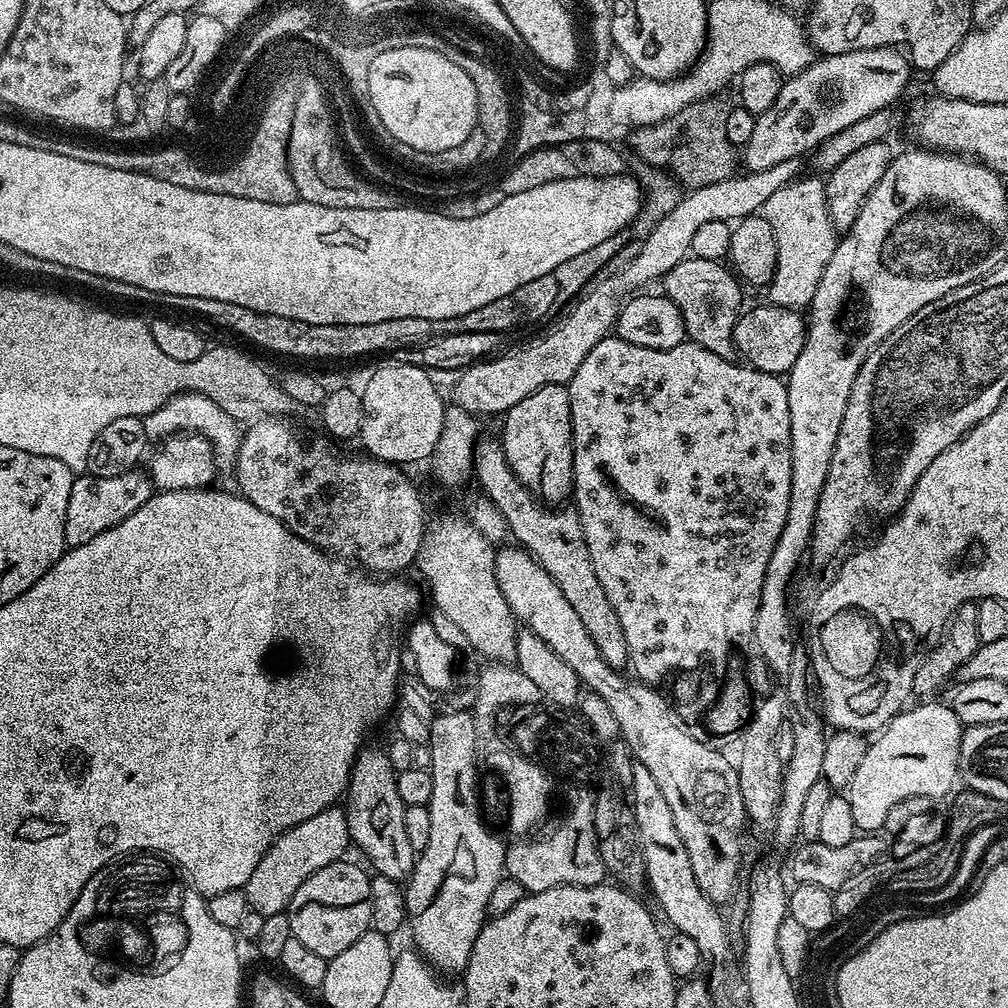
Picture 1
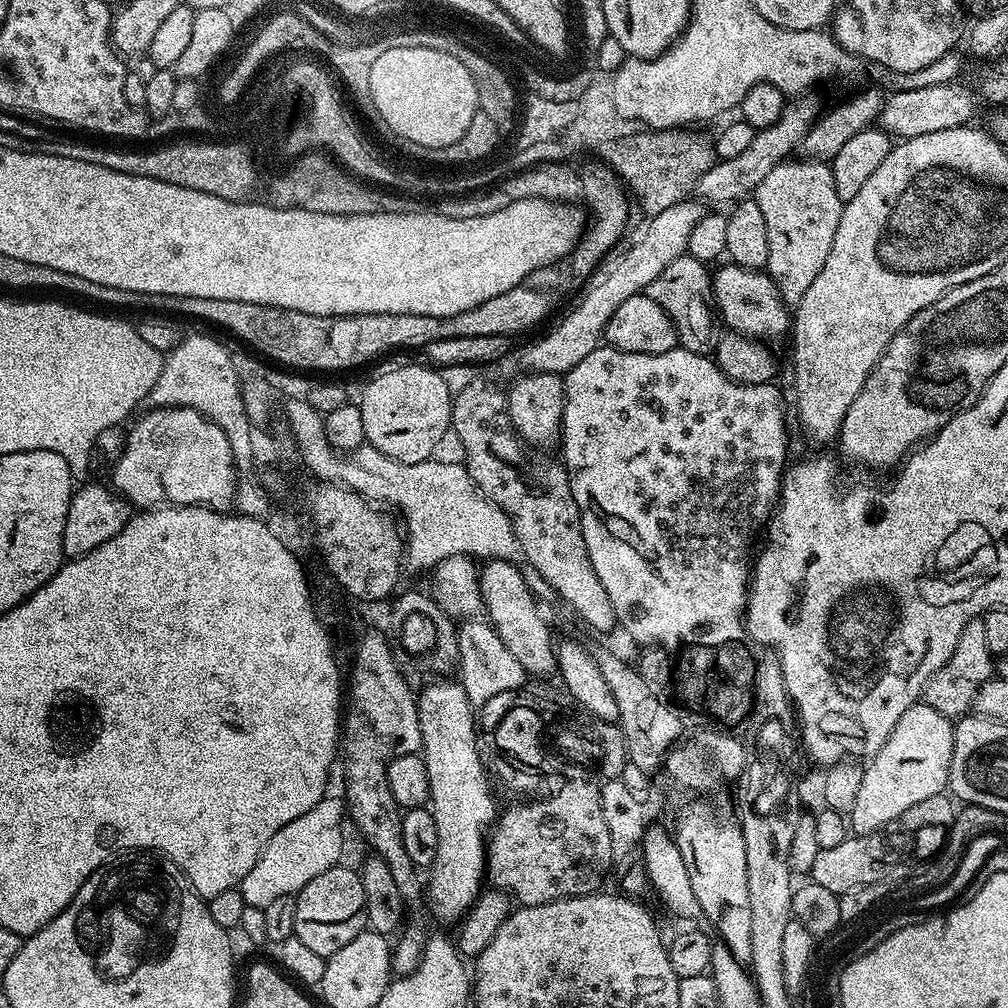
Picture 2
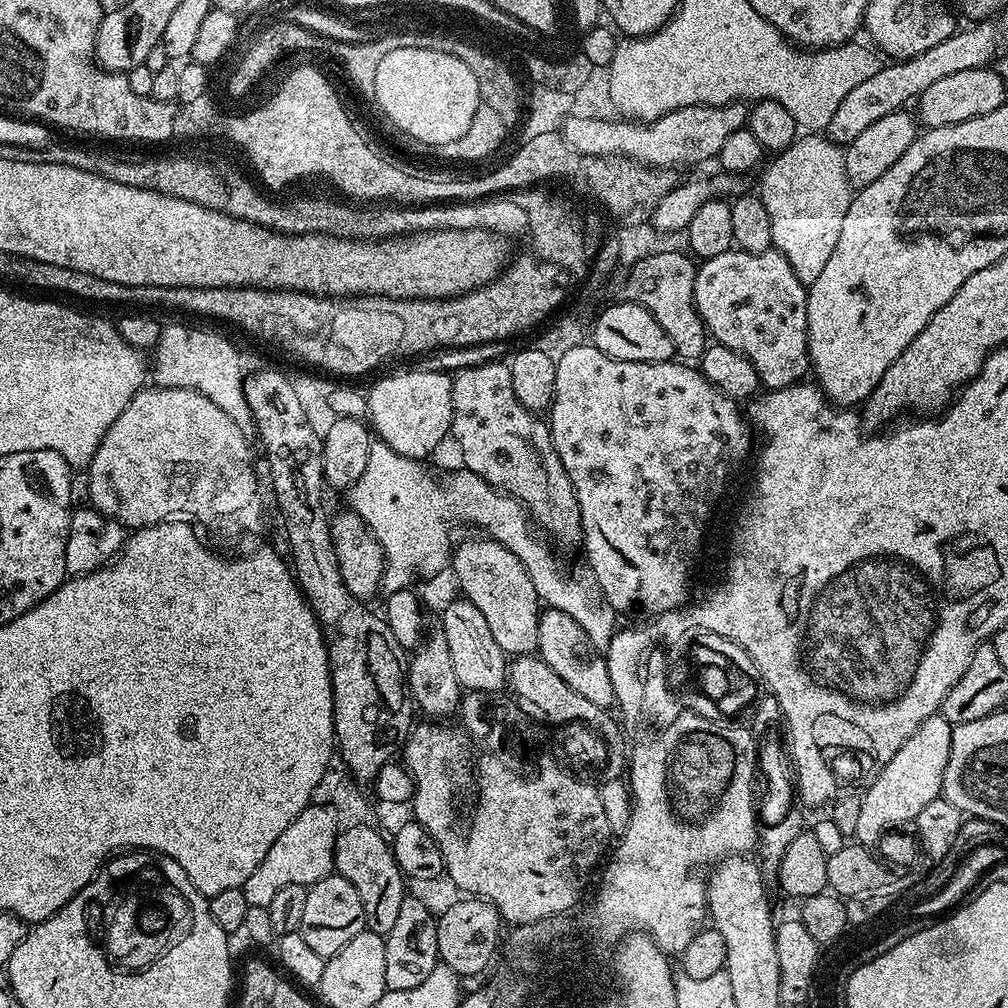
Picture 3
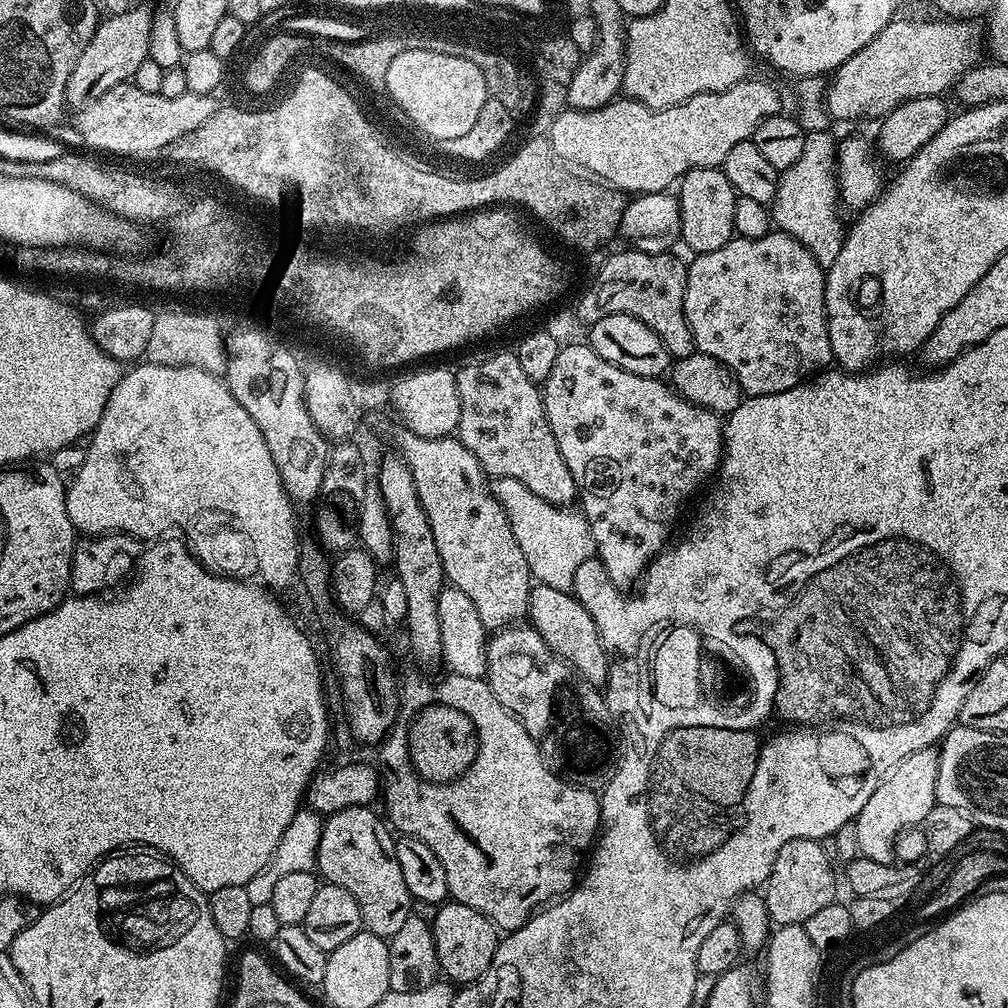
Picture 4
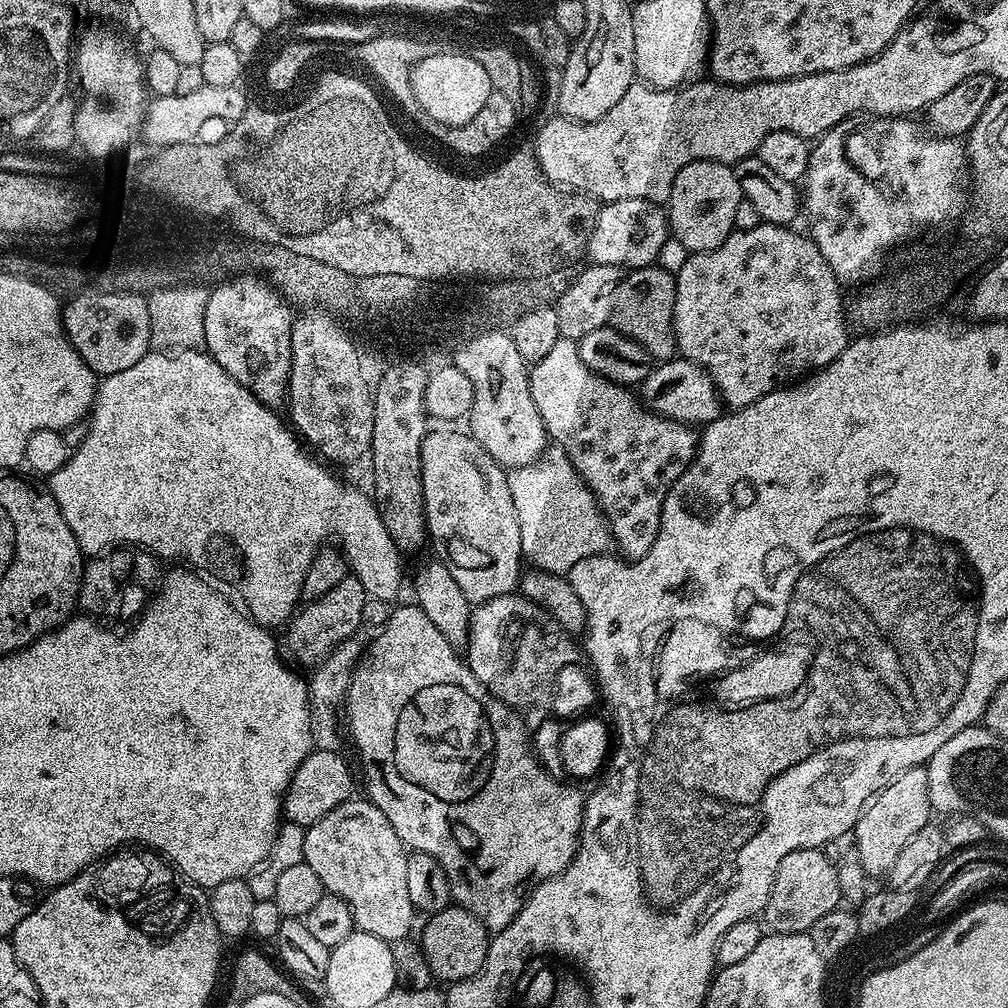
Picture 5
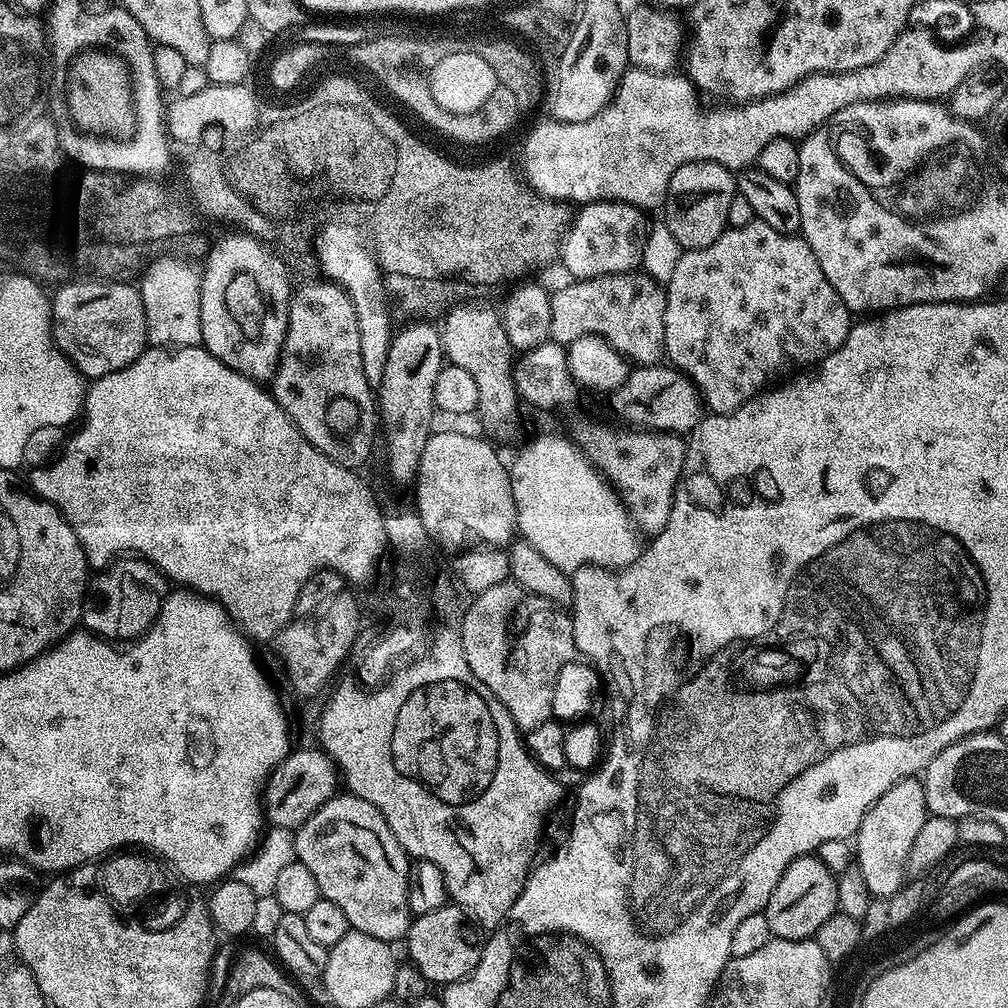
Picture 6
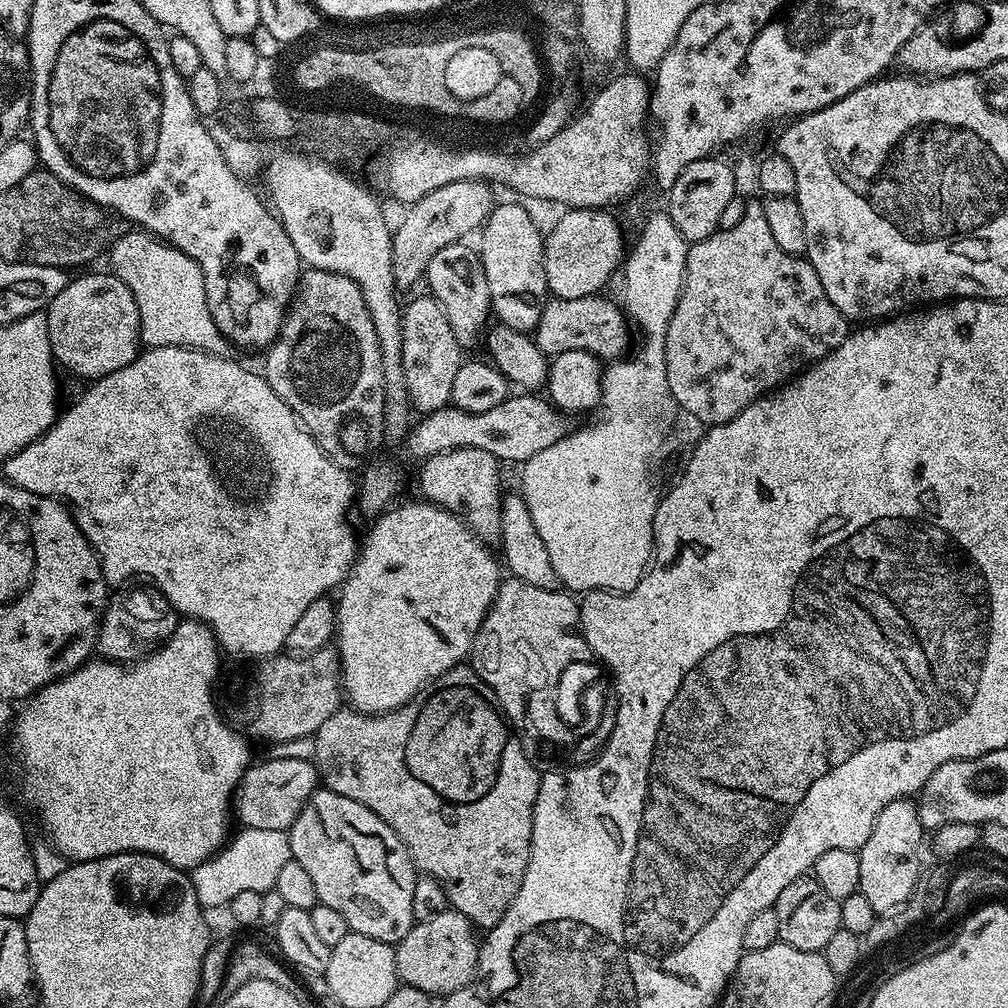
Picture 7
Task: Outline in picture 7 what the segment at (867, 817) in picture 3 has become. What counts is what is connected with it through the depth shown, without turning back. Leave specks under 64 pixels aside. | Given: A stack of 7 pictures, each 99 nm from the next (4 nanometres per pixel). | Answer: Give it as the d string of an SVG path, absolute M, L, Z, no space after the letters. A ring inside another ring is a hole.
M912 798L890 802L878 814L870 838L858 849L860 865L860 893L874 906L877 914L894 913L901 909L912 896L915 883L922 871L920 843L926 840L926 829L918 818L917 801Z

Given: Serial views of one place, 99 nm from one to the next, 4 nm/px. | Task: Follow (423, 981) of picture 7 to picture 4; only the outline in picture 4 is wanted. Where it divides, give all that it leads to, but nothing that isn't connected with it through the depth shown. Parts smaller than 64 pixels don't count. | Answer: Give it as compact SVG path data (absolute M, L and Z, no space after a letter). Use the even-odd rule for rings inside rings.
M445 902L439 905L435 912L436 917L431 917L430 923L432 926L432 937L434 938L434 950L438 954L438 962L440 963L440 972L443 975L448 975L449 977L445 977L457 985L463 986L472 983L492 964L498 943L498 929L496 925L481 912L465 904Z

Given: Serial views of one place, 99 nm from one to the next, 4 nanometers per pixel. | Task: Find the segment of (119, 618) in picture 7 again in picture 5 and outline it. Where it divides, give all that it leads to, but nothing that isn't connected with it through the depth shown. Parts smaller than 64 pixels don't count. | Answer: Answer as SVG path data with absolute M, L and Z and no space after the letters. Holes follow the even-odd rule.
M124 546L119 550L111 550L95 557L84 566L84 578L80 584L79 607L96 618L121 616L122 619L131 621L133 618L139 617L140 613L148 607L150 597L158 588L156 564L158 565L157 557L132 546ZM135 580L136 592L128 592Z

